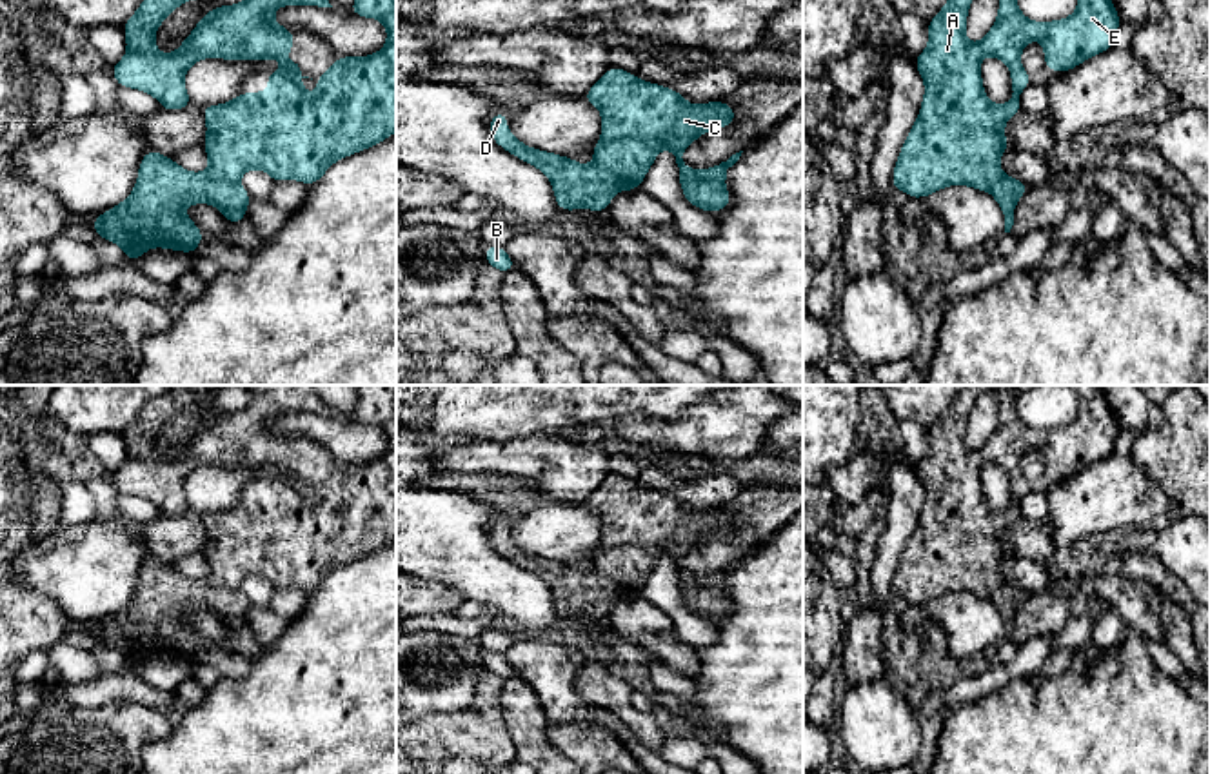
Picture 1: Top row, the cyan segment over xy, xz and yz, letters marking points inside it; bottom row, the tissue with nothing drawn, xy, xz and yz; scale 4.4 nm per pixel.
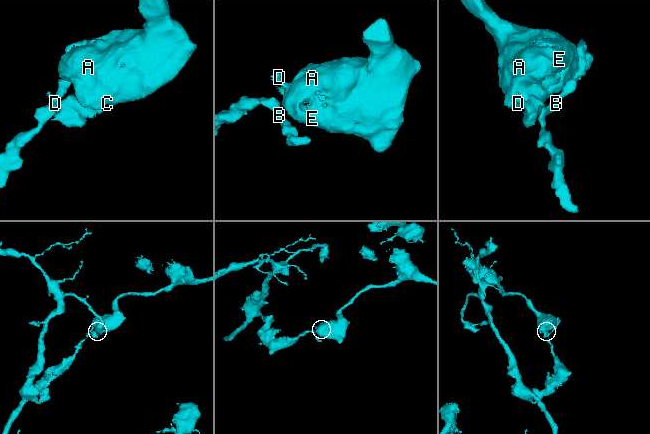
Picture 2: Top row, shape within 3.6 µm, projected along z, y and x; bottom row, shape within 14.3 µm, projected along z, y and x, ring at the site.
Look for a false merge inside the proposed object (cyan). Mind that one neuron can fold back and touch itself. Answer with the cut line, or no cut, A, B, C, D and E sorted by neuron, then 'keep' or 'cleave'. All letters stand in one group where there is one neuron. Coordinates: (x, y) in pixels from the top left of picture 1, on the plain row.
xz (595, 569), (620, 580), (633, 595) | A B C E / D | cleave

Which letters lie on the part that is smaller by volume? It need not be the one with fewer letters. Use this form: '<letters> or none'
D

